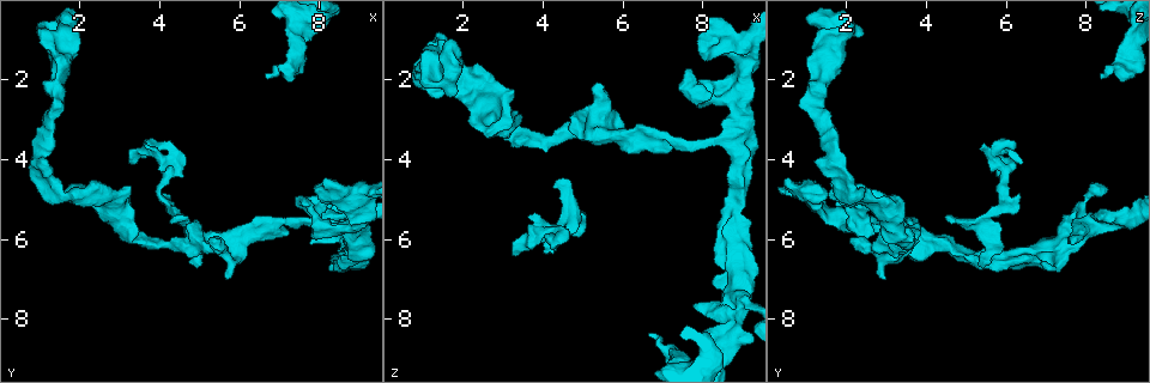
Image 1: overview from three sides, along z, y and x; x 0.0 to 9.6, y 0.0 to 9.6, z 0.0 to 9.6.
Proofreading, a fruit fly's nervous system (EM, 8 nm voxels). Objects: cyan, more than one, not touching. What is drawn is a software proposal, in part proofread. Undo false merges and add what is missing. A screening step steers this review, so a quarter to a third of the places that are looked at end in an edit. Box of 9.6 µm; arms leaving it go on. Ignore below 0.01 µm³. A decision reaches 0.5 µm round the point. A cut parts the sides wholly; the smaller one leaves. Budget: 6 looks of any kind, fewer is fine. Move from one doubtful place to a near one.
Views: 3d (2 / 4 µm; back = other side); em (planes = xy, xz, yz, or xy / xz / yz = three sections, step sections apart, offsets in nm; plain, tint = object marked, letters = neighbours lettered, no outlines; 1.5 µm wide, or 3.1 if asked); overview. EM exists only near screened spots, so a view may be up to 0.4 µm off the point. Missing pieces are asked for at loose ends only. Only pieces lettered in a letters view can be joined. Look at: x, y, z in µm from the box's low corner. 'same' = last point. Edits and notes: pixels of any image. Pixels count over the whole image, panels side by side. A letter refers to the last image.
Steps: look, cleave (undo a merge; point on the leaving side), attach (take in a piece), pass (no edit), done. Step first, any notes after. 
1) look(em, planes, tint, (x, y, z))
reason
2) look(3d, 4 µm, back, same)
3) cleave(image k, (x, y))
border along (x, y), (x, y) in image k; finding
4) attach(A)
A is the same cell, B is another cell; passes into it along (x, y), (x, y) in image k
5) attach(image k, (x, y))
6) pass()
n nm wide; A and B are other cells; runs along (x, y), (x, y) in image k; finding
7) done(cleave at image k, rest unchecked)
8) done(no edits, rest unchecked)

look(3d, 4 µm, back, (7.50, 5.10, 2.00))
an open end

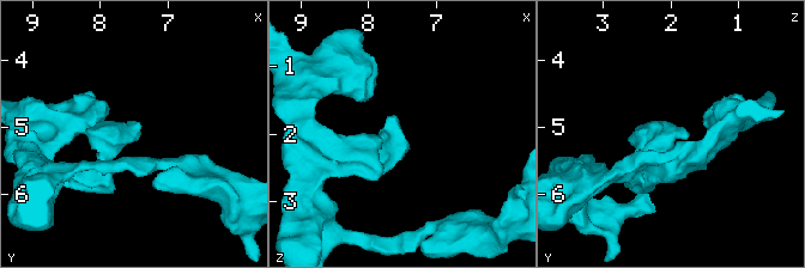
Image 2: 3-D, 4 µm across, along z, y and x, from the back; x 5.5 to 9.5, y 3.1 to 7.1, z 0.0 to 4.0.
look(em, xy, step 4, tint, (7.50, 5.10, 1.95))
now the EM

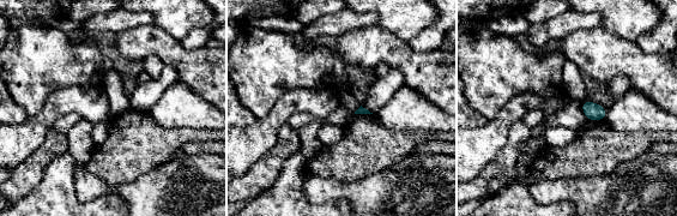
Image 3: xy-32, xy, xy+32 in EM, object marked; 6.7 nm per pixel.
look(em, planes, letters, same)
another direction

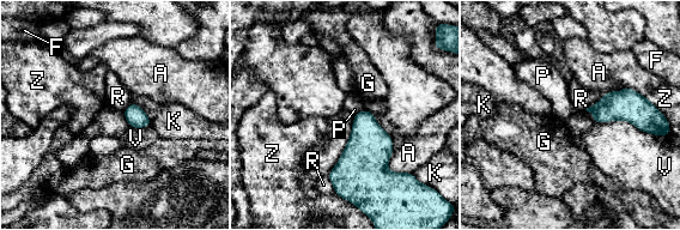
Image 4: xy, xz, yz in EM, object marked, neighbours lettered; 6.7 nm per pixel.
pass()
V touches over 500 nm; A, F, G, K, P, R, V and Z are other cells; border along (595, 122), (626, 120), (669, 134) in image 4; none of them fits

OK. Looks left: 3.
look(3d, 2 µm, (3.10, 5.45, 3.15))
arms part here

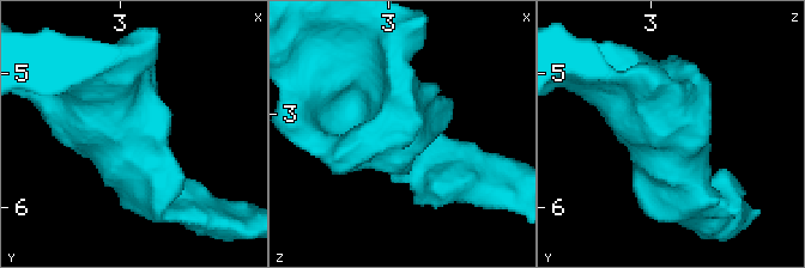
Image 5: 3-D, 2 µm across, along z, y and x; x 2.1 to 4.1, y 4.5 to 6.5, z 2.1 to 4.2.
look(em, planes, letters, (3.04, 5.50, 3.08))
3 arms; arms of 220, 260, 280 nm

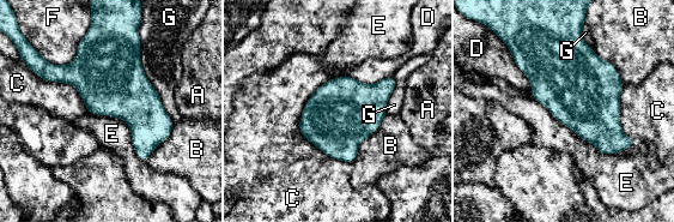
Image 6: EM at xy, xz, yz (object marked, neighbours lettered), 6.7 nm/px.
pass()
380 nm wide; A, B, C, D, E, F and G are other cells; border along (328, 79), (299, 132), (351, 163) in image 6; one cell here

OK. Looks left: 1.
done(no edits, rest unchecked)

